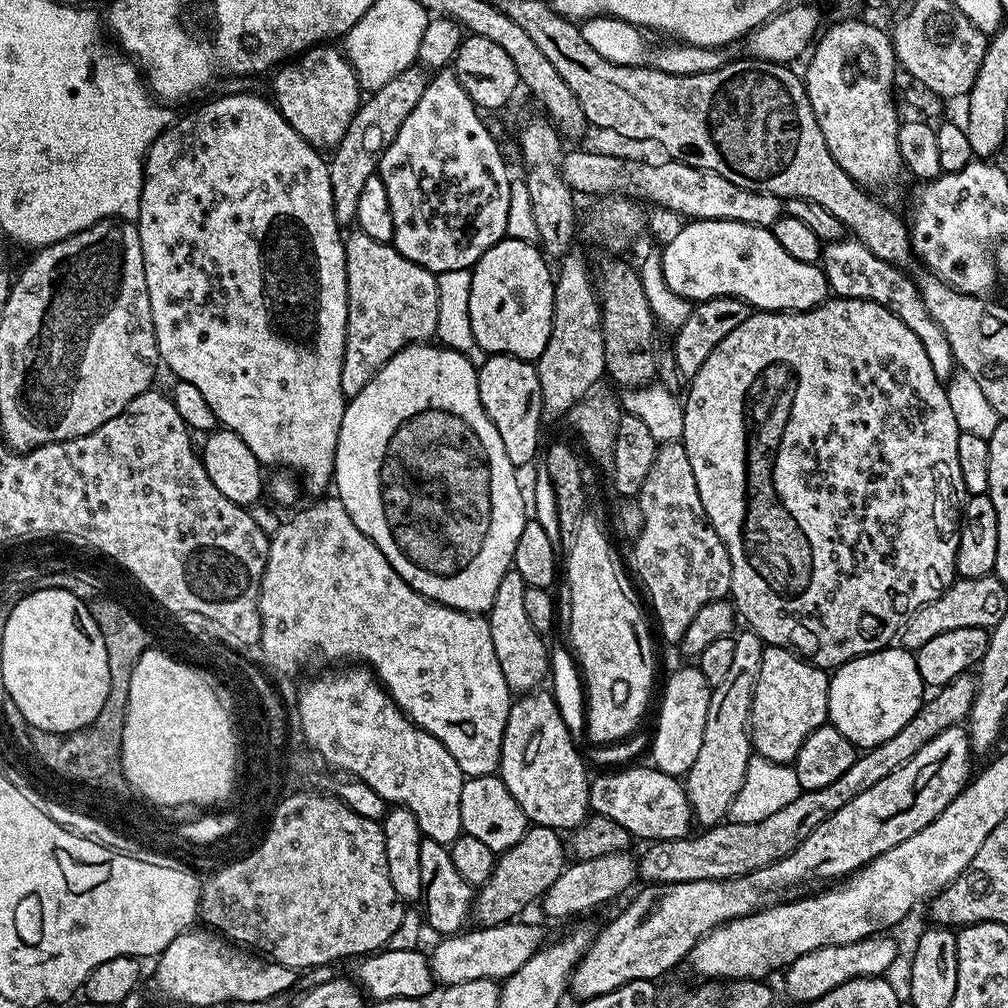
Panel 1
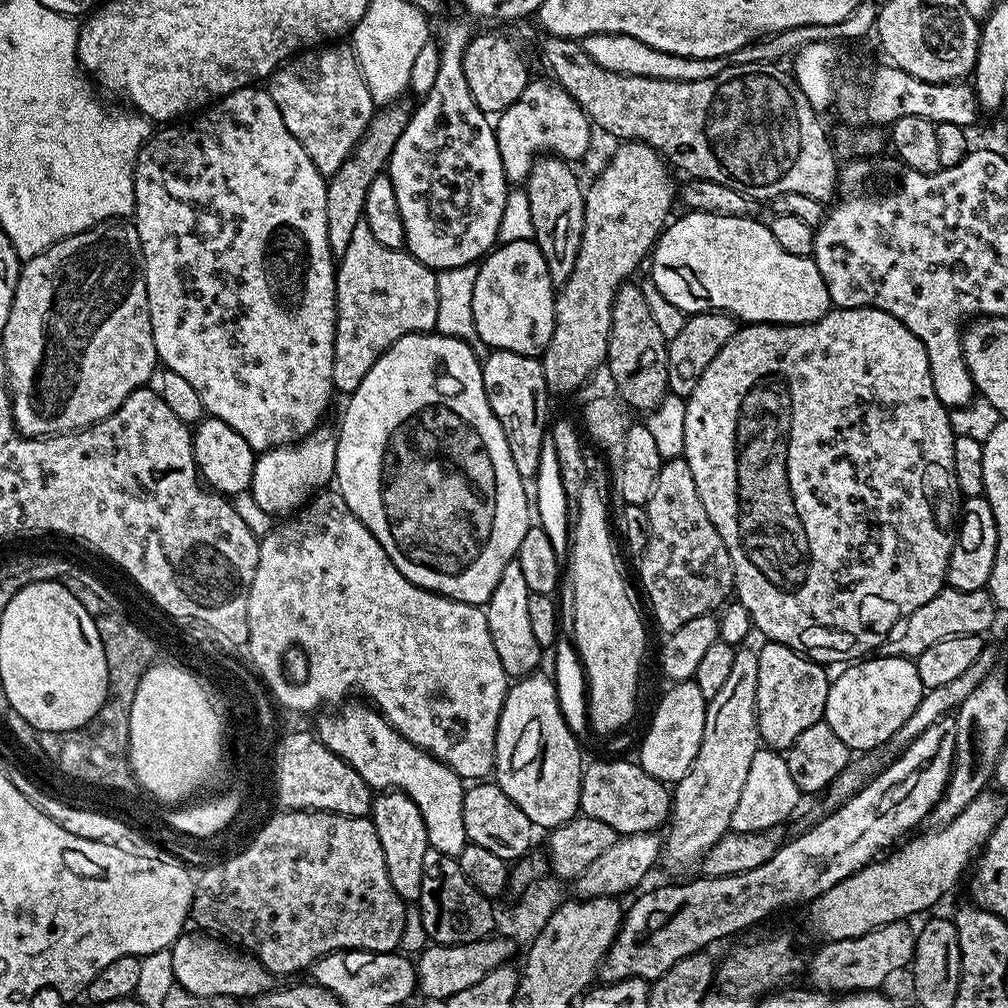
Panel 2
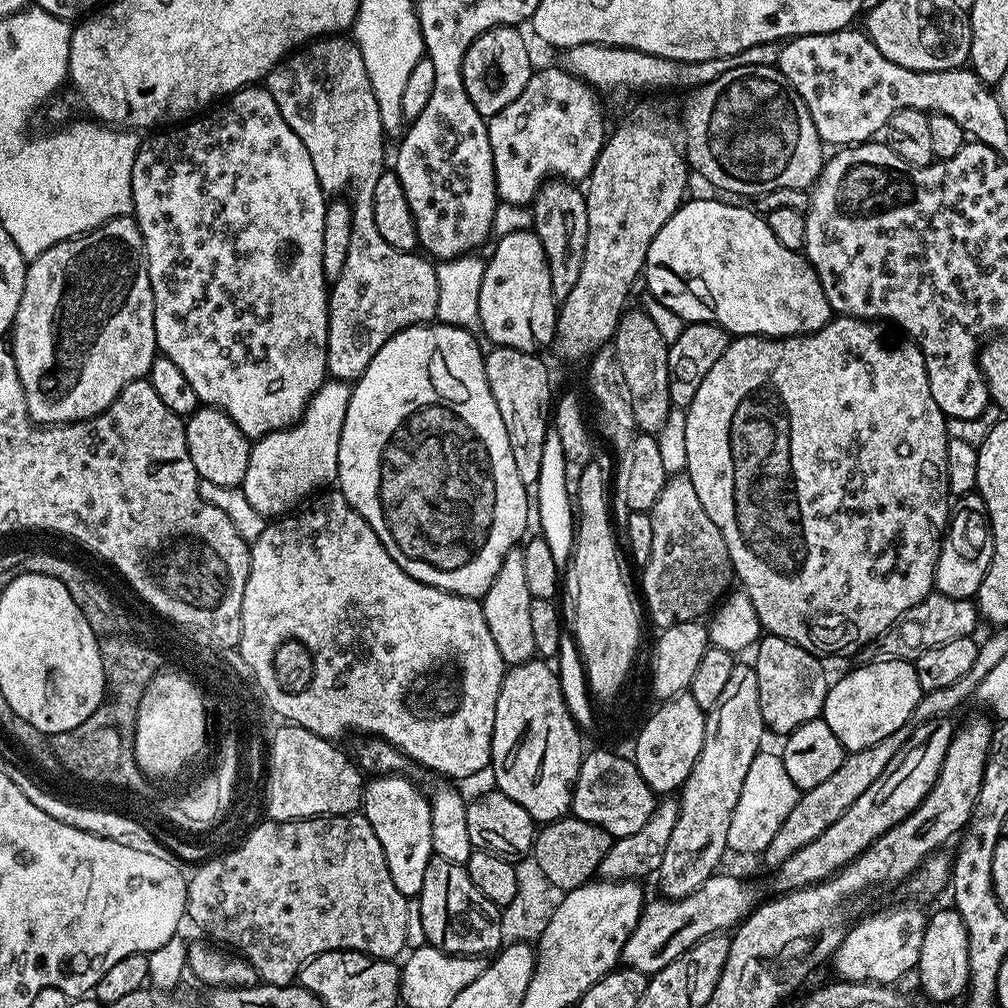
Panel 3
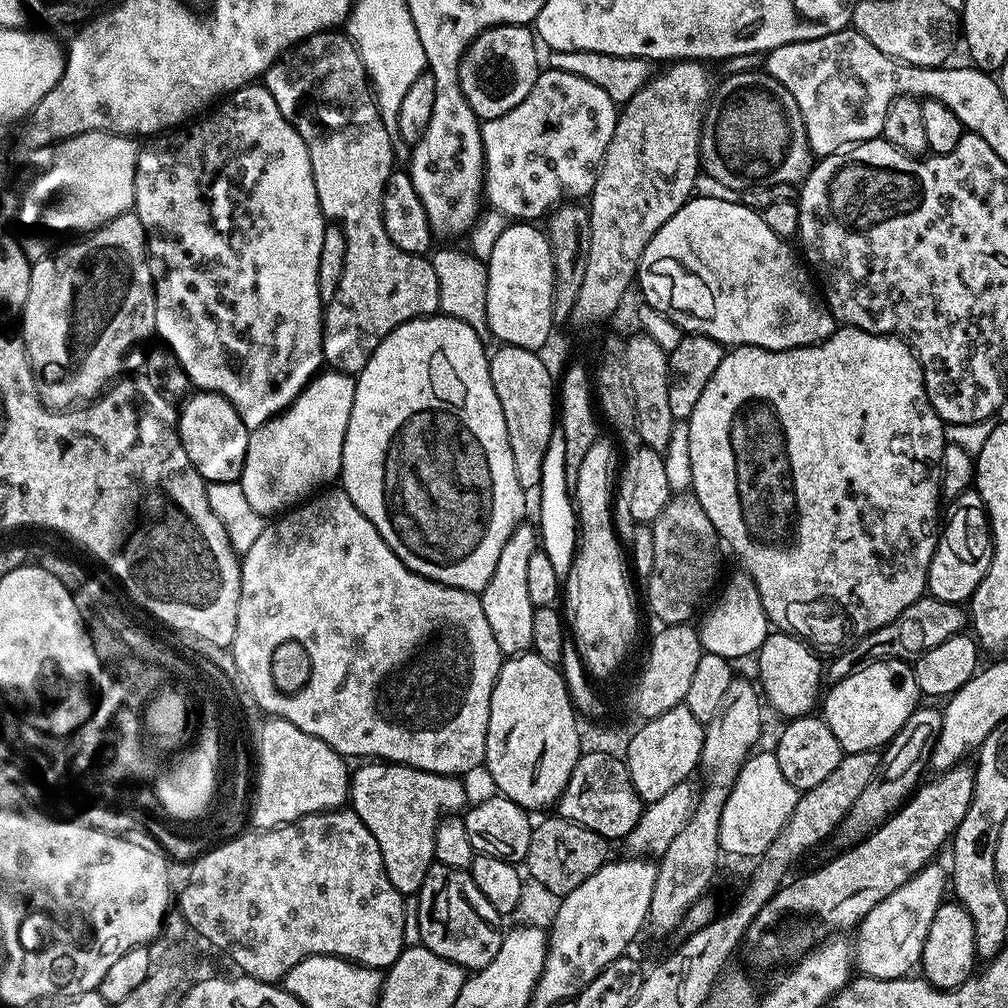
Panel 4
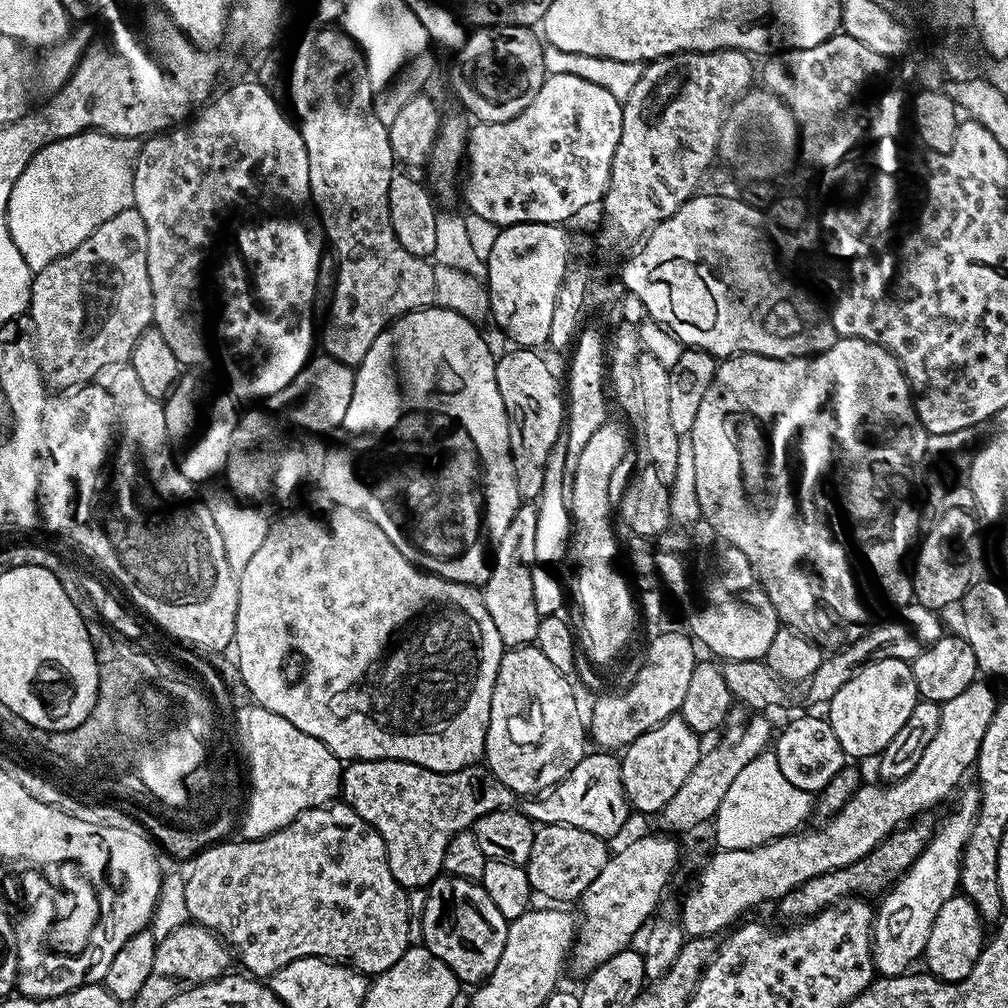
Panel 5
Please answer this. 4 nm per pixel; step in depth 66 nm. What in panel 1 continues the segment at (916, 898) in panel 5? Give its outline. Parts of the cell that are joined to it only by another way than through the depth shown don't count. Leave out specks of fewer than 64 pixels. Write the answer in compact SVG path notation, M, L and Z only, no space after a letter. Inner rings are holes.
M888 934L867 936L853 944L822 946L818 950L810 950L810 954L802 954L802 958L795 960L783 973L784 988L789 998L808 1006L812 1001L822 998L822 994L830 994L830 990L854 978L883 977L887 973L884 971L896 960L896 944L890 937Z

